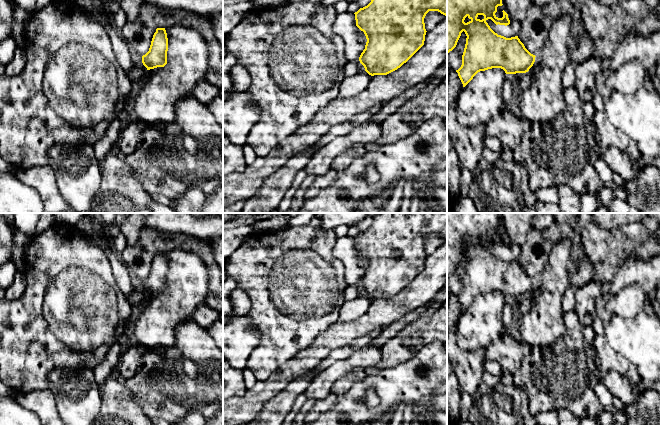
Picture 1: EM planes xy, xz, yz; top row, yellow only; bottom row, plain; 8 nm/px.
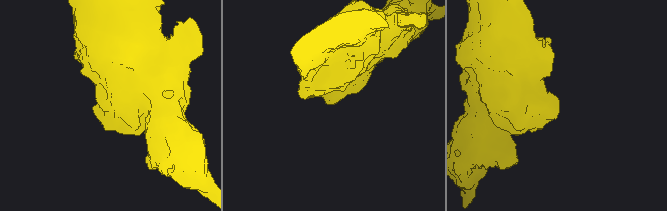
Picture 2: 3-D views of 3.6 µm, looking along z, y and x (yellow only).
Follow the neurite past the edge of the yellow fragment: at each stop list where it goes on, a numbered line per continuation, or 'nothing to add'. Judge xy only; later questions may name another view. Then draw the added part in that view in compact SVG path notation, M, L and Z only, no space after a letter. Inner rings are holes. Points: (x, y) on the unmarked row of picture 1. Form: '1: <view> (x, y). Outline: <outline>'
nothing to add

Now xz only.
nothing to add

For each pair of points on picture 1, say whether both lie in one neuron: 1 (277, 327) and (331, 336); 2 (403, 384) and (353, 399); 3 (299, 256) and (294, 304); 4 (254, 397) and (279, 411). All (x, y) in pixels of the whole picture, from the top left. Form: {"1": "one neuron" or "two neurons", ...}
{"1": "two neurons", "2": "one neuron", "3": "one neuron", "4": "two neurons"}

